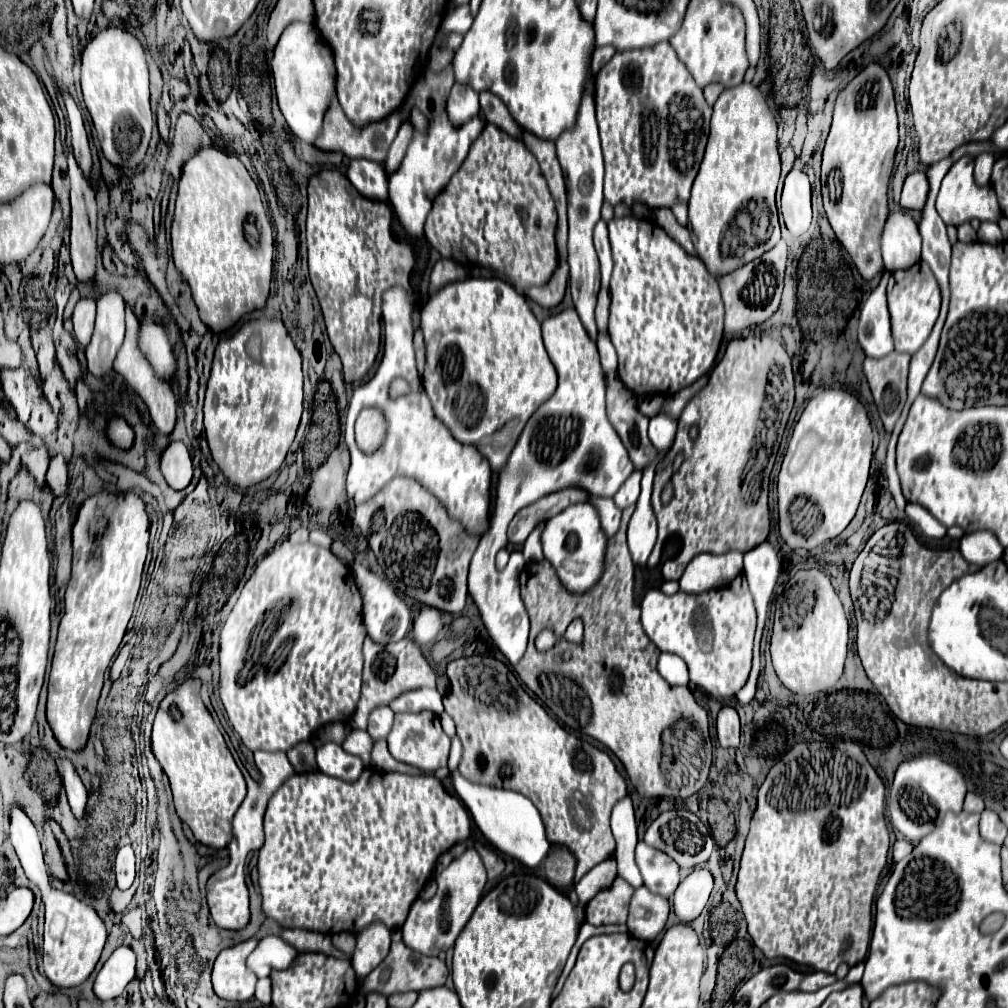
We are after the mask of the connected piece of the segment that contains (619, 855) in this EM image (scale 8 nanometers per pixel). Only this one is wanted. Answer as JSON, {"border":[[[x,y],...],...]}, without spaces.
{"border":[[[628,795],[614,805],[610,823],[612,823],[612,833],[616,839],[614,859],[618,863],[618,875],[624,877],[632,887],[642,887],[644,885],[642,875],[634,861],[634,849],[638,843],[636,819],[634,819],[634,809],[632,809],[632,799]]]}

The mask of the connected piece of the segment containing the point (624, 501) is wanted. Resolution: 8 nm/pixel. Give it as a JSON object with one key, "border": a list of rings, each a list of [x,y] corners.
{"border":[[[634,471],[626,483],[620,487],[620,491],[614,495],[614,503],[620,509],[626,509],[630,505],[636,505],[638,495],[640,495],[640,479],[642,479],[642,471]]]}

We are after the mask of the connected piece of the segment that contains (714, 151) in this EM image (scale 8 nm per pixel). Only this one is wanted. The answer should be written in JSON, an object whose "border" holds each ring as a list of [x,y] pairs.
{"border":[[[752,83],[724,89],[714,103],[708,147],[688,201],[688,229],[694,249],[714,277],[722,277],[762,257],[780,241],[776,213],[778,179],[776,121],[764,95]]]}

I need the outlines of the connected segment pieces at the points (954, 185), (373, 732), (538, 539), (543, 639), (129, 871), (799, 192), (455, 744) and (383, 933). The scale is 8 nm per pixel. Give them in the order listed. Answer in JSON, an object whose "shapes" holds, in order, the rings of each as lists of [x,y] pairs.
{"shapes":[[[[964,155],[958,159],[946,177],[942,179],[940,193],[936,197],[936,211],[944,219],[946,225],[962,225],[964,221],[970,219],[980,219],[980,221],[998,221],[1002,217],[996,193],[991,185],[980,187],[974,183],[974,157]]],[[[378,707],[370,713],[368,719],[368,735],[378,741],[378,739],[386,739],[390,729],[392,729],[392,721],[394,721],[394,713],[390,707]]],[[[546,521],[538,523],[538,527],[530,533],[530,537],[524,543],[524,557],[528,563],[544,559],[544,553],[542,553],[542,531],[544,531],[544,527],[546,527]]],[[[544,630],[537,636],[535,645],[539,651],[545,651],[548,648],[551,648],[557,642],[558,642],[558,638],[555,636],[555,634],[552,631]]],[[[124,845],[118,851],[114,869],[116,869],[116,885],[118,885],[118,889],[128,889],[134,883],[134,877],[136,877],[136,859],[134,859],[132,845]]],[[[792,169],[784,181],[784,193],[782,193],[782,217],[786,223],[786,229],[800,237],[808,231],[812,223],[812,189],[808,175],[804,171]]],[[[452,737],[452,749],[450,749],[450,769],[456,769],[462,757],[462,743],[458,737]]],[[[374,923],[372,927],[366,927],[366,931],[360,931],[356,935],[356,941],[358,943],[352,955],[352,967],[358,975],[358,981],[362,981],[388,955],[392,937],[390,931],[382,927],[382,923]]]]}

